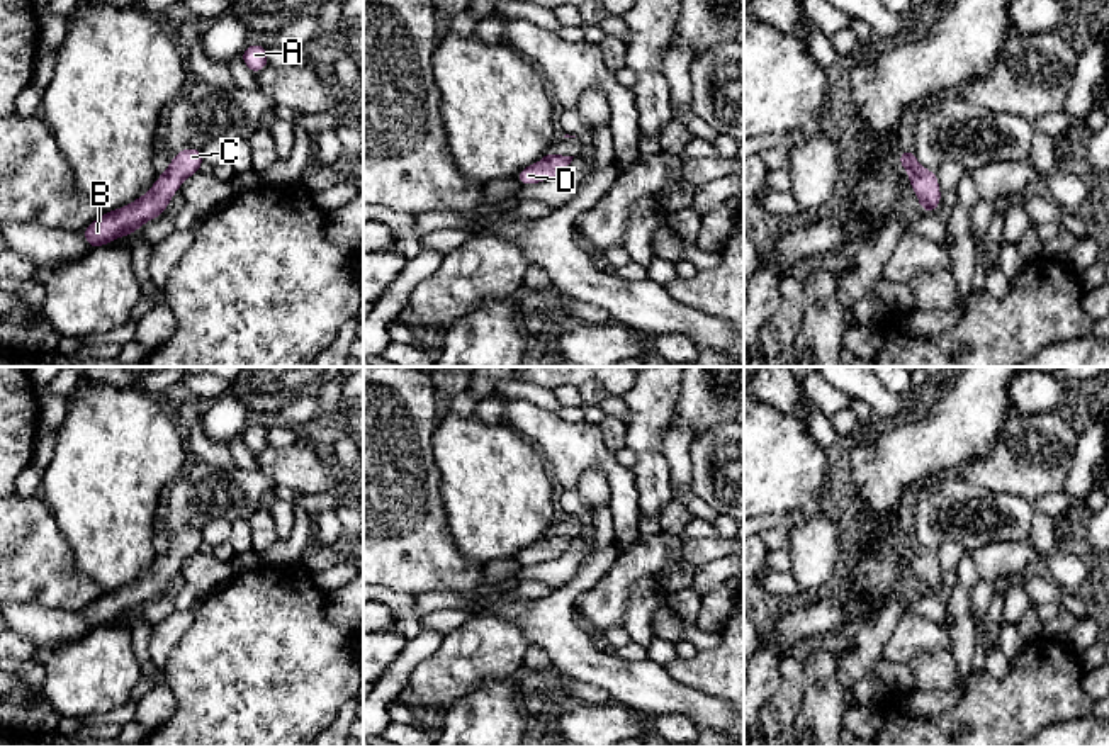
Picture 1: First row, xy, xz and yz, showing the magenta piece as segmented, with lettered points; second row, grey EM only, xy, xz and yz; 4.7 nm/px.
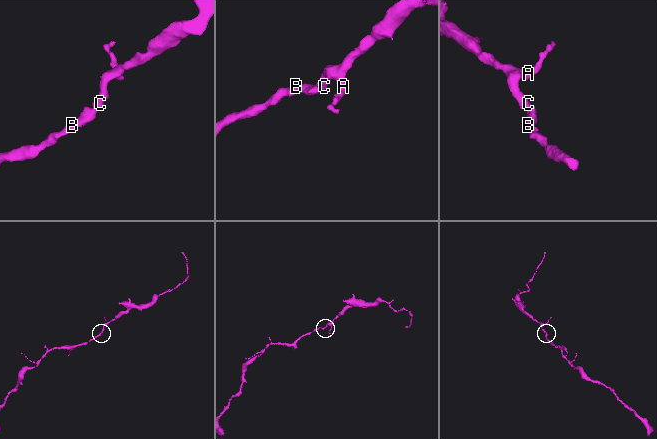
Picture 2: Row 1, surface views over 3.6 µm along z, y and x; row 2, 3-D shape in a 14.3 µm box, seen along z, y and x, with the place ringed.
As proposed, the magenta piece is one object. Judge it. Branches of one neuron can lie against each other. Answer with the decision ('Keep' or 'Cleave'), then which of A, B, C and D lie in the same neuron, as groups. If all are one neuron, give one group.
Keep. Groups: A B C D

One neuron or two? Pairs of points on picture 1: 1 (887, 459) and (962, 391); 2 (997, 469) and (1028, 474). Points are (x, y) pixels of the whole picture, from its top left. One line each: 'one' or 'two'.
1: one
2: one

